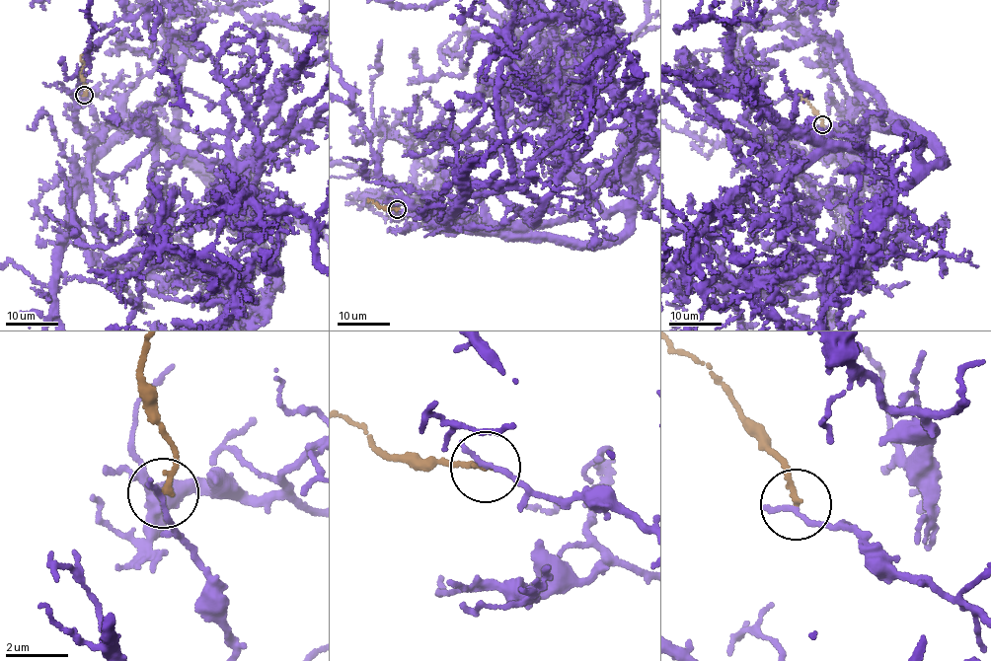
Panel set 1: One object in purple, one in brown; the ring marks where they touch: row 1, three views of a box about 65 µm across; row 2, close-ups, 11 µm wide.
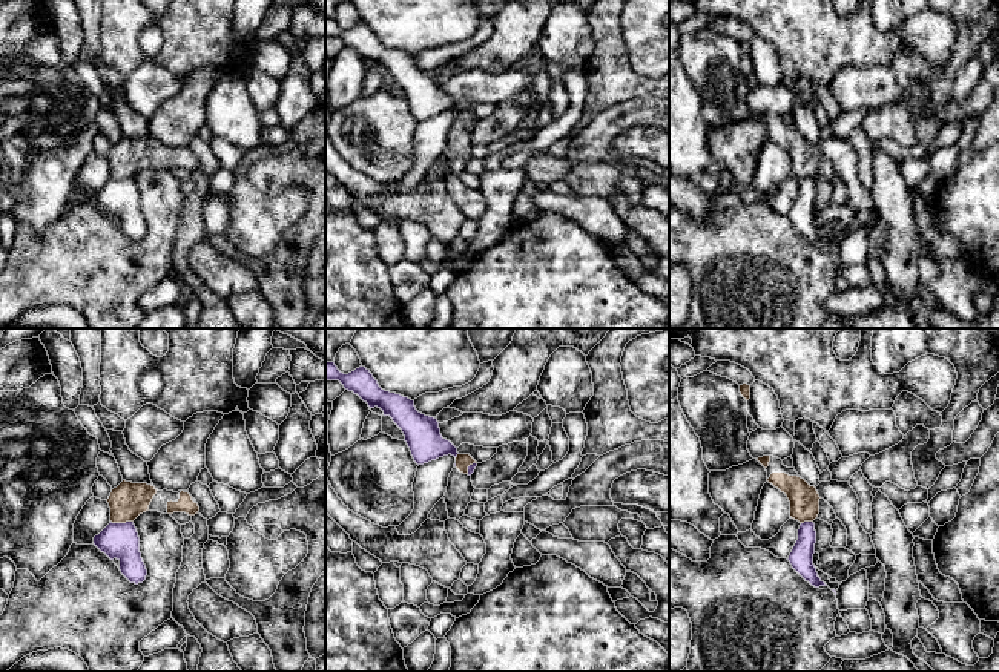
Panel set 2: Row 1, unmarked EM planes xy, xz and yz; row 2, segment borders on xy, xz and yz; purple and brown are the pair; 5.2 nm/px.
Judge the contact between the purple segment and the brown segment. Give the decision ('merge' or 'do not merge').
do not merge

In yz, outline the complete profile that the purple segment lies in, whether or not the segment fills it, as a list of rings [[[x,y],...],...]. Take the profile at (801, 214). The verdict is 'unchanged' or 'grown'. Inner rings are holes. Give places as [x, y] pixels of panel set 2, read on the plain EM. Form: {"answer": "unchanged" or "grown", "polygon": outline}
{"answer": "unchanged", "polygon": [[[801,180],[798,186],[798,196],[787,216],[806,238],[809,238],[815,244],[819,244],[827,241],[818,233],[816,224],[813,221],[815,199],[815,180]]]}

